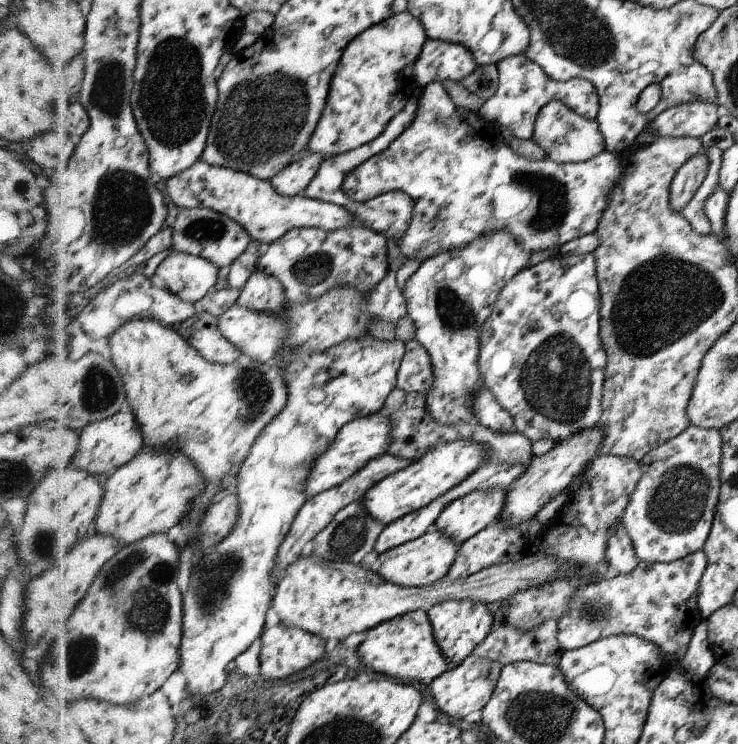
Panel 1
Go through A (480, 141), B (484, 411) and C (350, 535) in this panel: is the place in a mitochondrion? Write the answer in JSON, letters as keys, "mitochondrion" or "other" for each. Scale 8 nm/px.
{"A":"other","B":"other","C":"mitochondrion"}

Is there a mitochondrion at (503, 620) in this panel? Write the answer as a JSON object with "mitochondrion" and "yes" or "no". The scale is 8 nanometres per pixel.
{"mitochondrion":"no"}

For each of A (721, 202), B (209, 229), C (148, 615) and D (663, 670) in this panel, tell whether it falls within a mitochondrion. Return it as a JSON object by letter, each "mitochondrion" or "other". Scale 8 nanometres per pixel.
{"A":"other","B":"mitochondrion","C":"mitochondrion","D":"other"}

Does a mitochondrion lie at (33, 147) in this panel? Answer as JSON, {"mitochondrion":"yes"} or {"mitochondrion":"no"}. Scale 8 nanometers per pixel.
{"mitochondrion":"no"}

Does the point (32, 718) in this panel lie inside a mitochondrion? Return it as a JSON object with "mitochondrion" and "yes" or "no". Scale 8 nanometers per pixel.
{"mitochondrion":"no"}

